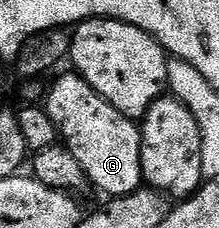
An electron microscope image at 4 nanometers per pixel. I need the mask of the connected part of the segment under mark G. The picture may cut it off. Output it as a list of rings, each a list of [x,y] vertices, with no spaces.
[[[68,70],[65,76],[60,76],[52,84],[48,92],[46,107],[54,126],[60,132],[60,140],[64,147],[78,158],[78,166],[88,176],[88,184],[96,187],[98,191],[105,192],[105,197],[115,198],[128,196],[137,192],[144,184],[142,174],[142,142],[140,141],[140,124],[130,119],[126,114],[114,110],[106,98],[102,98],[92,89],[90,82],[86,82],[75,71]]]

